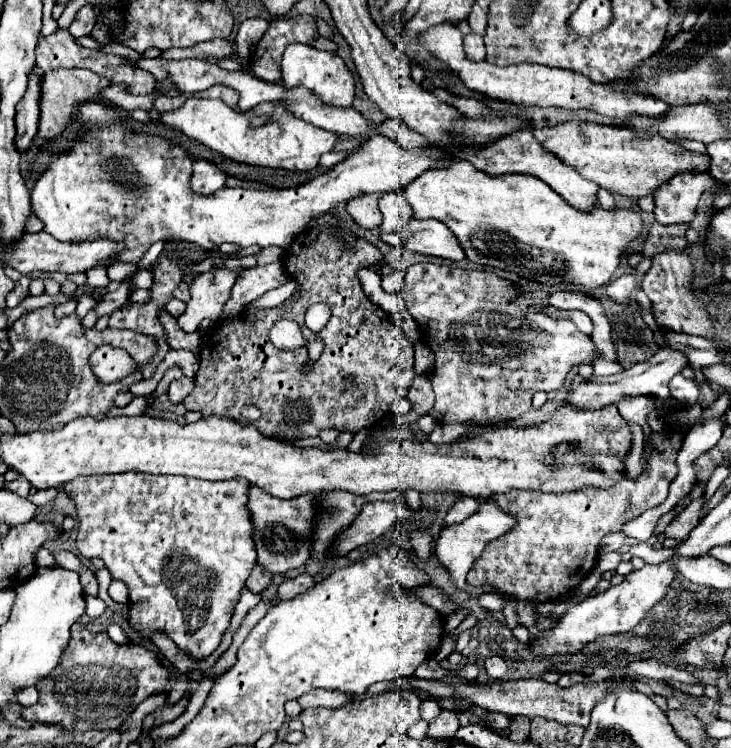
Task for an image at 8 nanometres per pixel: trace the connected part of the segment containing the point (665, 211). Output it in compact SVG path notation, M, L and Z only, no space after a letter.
M679 174L669 184L663 184L655 198L655 218L661 224L691 222L697 202L705 192L703 174Z

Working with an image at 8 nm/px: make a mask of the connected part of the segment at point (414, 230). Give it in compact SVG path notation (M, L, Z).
M411 218L407 228L399 232L381 234L383 242L389 242L397 248L407 248L417 254L447 258L453 262L465 260L463 248L459 248L459 242L455 236L451 236L449 228L441 220L415 220Z

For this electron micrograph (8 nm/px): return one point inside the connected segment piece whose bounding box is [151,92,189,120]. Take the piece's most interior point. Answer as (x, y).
(163, 103)

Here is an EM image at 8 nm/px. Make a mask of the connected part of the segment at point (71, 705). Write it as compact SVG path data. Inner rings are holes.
M85 626L71 628L71 642L57 668L39 684L39 702L23 708L21 714L29 722L63 724L75 732L115 730L133 710L153 694L169 690L171 670L163 666L157 652L141 644L117 644L107 632L89 632Z

